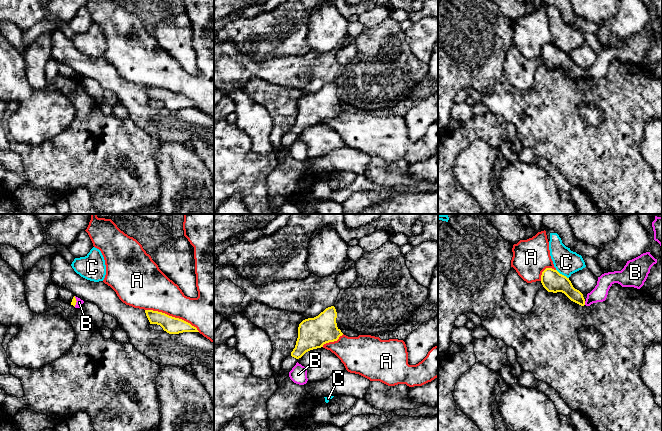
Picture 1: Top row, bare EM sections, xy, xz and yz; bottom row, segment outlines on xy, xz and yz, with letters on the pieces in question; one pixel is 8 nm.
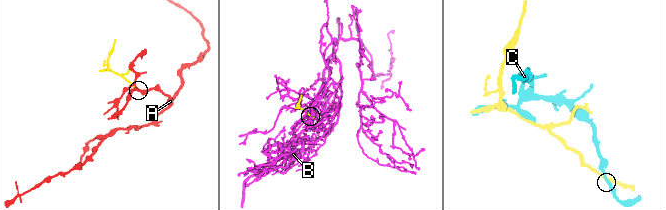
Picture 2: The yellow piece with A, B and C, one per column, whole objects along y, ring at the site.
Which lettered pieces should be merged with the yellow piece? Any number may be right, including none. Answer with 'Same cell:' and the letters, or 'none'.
Same cell: none

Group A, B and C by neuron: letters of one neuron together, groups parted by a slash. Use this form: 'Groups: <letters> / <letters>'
Groups: A / B / C

